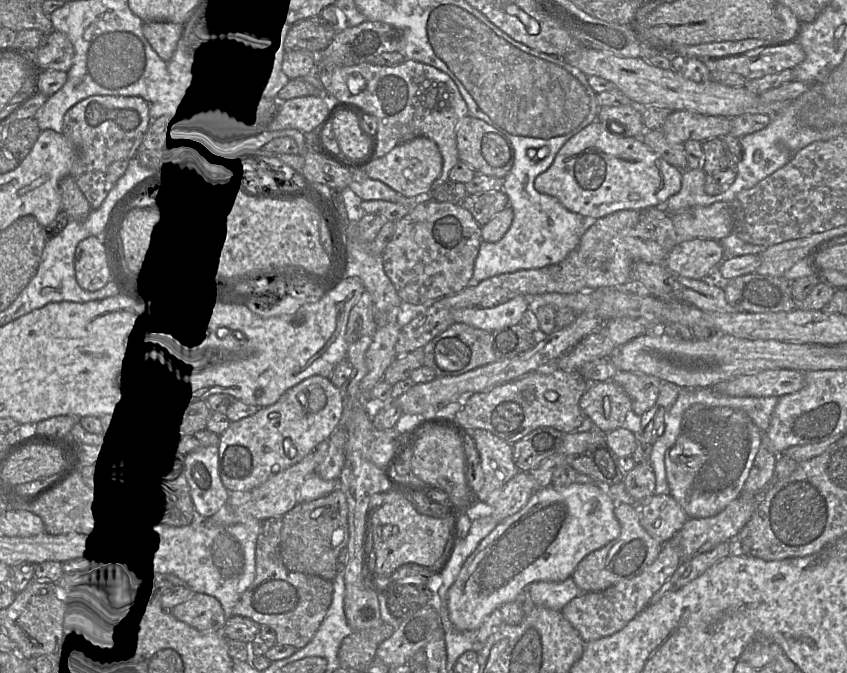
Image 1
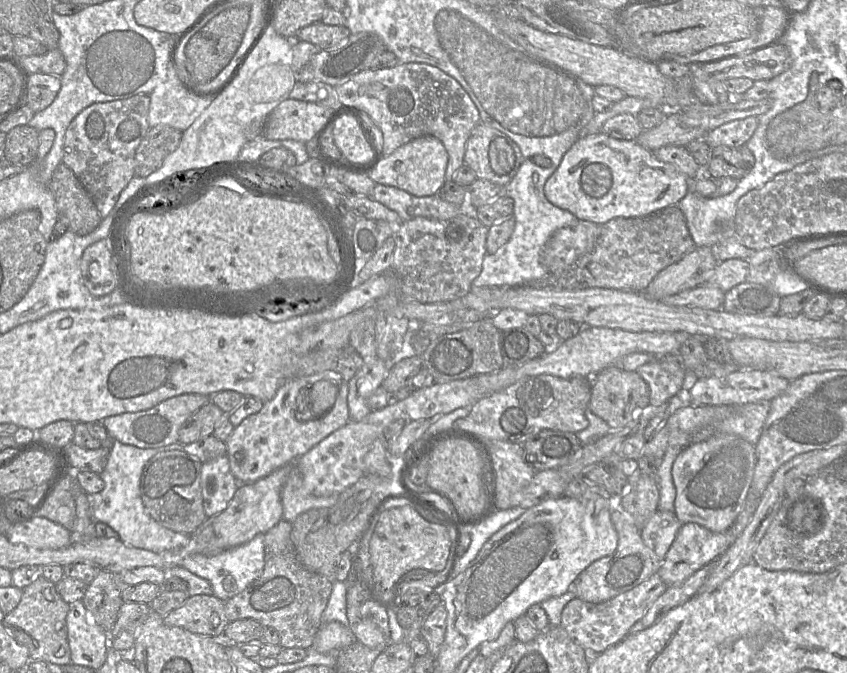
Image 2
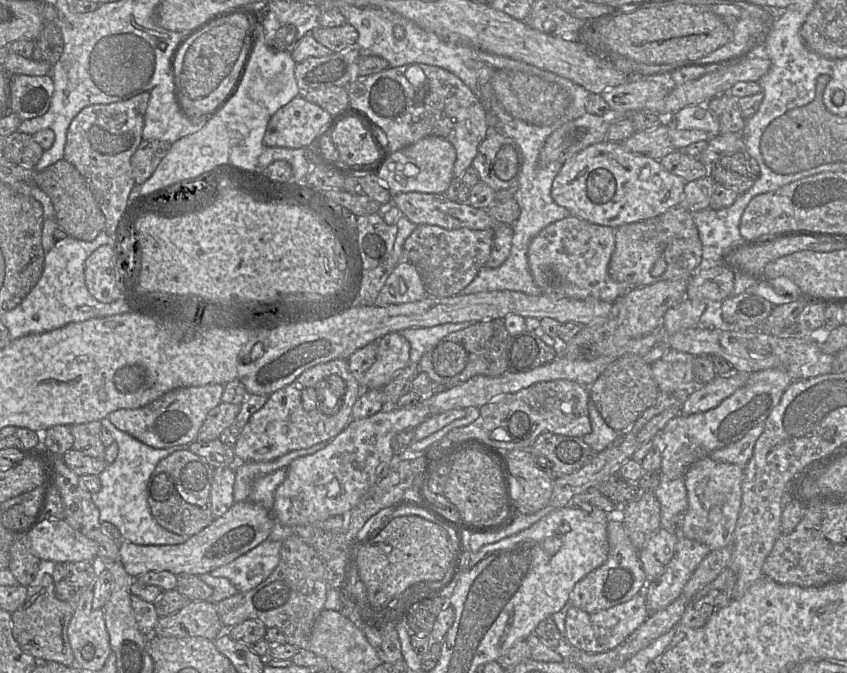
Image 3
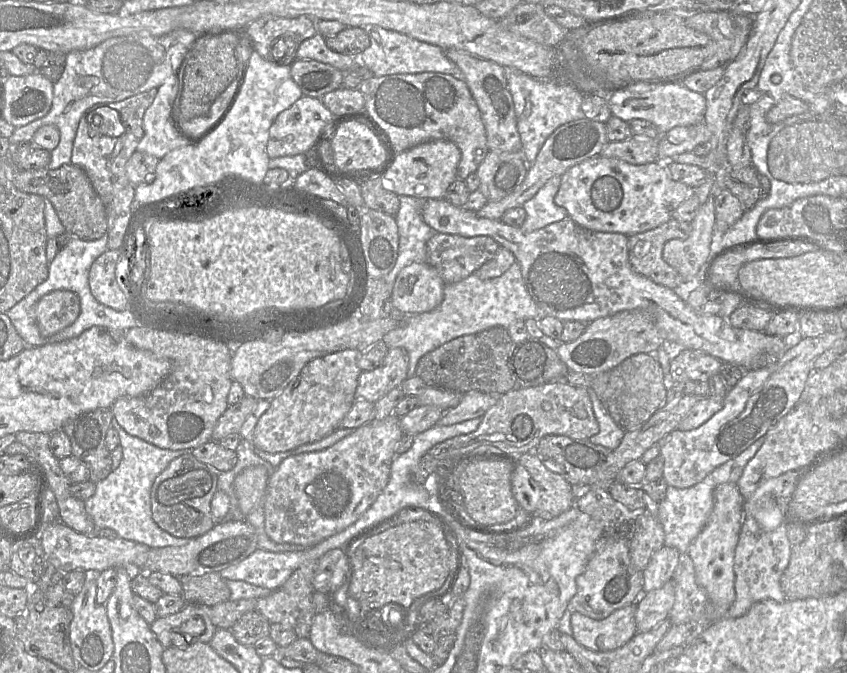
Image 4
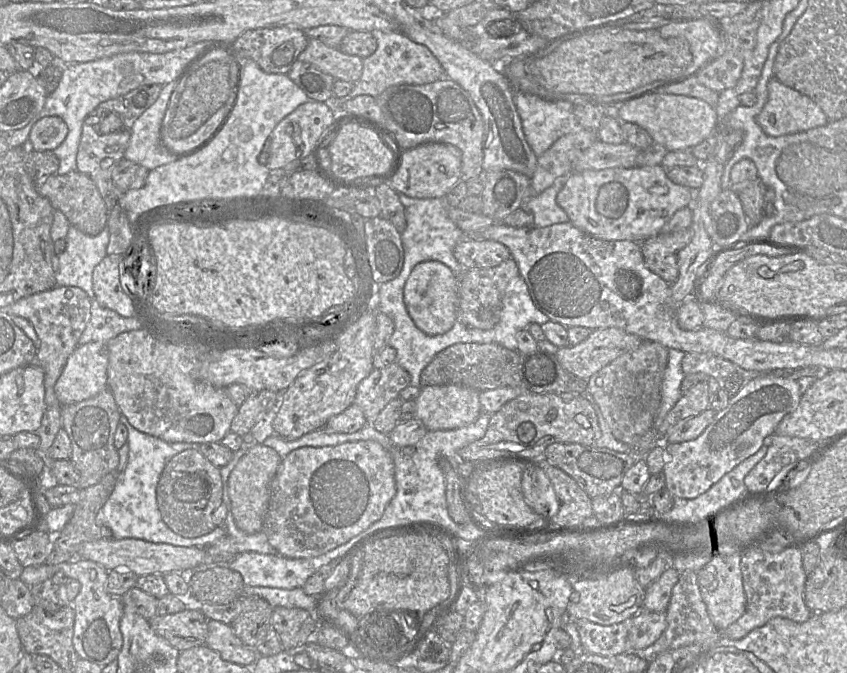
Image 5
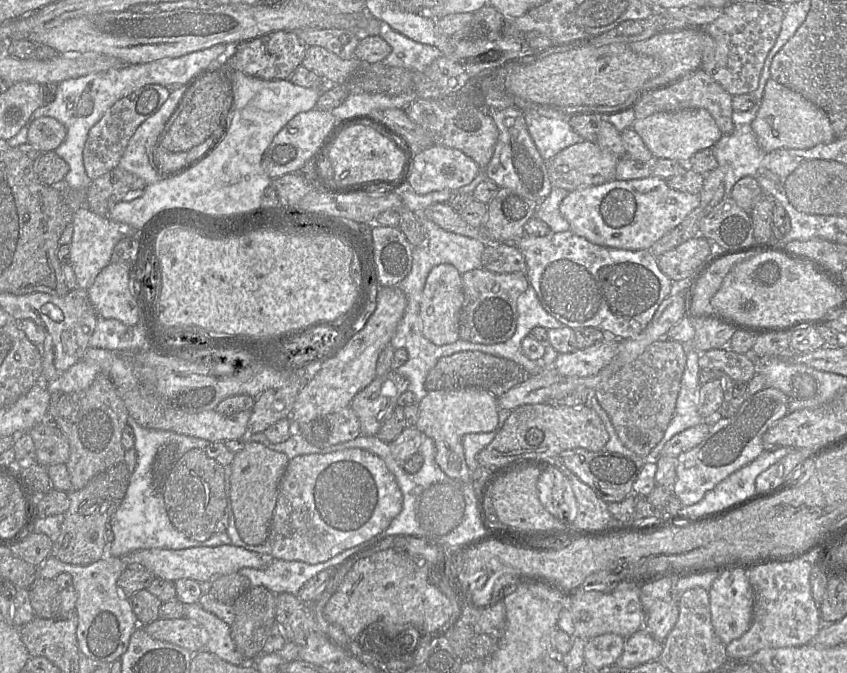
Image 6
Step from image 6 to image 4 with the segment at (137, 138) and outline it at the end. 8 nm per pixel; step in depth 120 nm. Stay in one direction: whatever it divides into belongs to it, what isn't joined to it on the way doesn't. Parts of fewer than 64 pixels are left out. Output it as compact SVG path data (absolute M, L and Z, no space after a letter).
M178 78L177 83L174 83L174 88L169 89L169 87L160 85L157 87L157 94L152 104L146 109L143 116L143 137L140 139L136 150L140 152L145 152L161 159L164 155L170 151L177 149L179 147L184 147L188 145L185 138L180 137L170 122L170 111L173 106L174 100L178 93Z

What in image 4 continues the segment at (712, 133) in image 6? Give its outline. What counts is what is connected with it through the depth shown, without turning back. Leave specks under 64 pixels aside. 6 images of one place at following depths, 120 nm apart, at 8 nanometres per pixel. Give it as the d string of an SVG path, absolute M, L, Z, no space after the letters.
M667 84L649 88L642 92L630 90L605 93L612 115L630 122L643 119L653 123L660 135L679 126L691 126L704 121L706 99L704 94L694 92L681 84Z

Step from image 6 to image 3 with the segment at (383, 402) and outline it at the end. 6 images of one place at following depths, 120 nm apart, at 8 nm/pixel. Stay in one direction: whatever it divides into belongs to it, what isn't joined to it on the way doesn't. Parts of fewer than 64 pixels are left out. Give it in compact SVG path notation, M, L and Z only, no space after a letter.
M392 332L377 341L374 364L359 377L362 390L382 390L410 364L410 343L399 332Z

